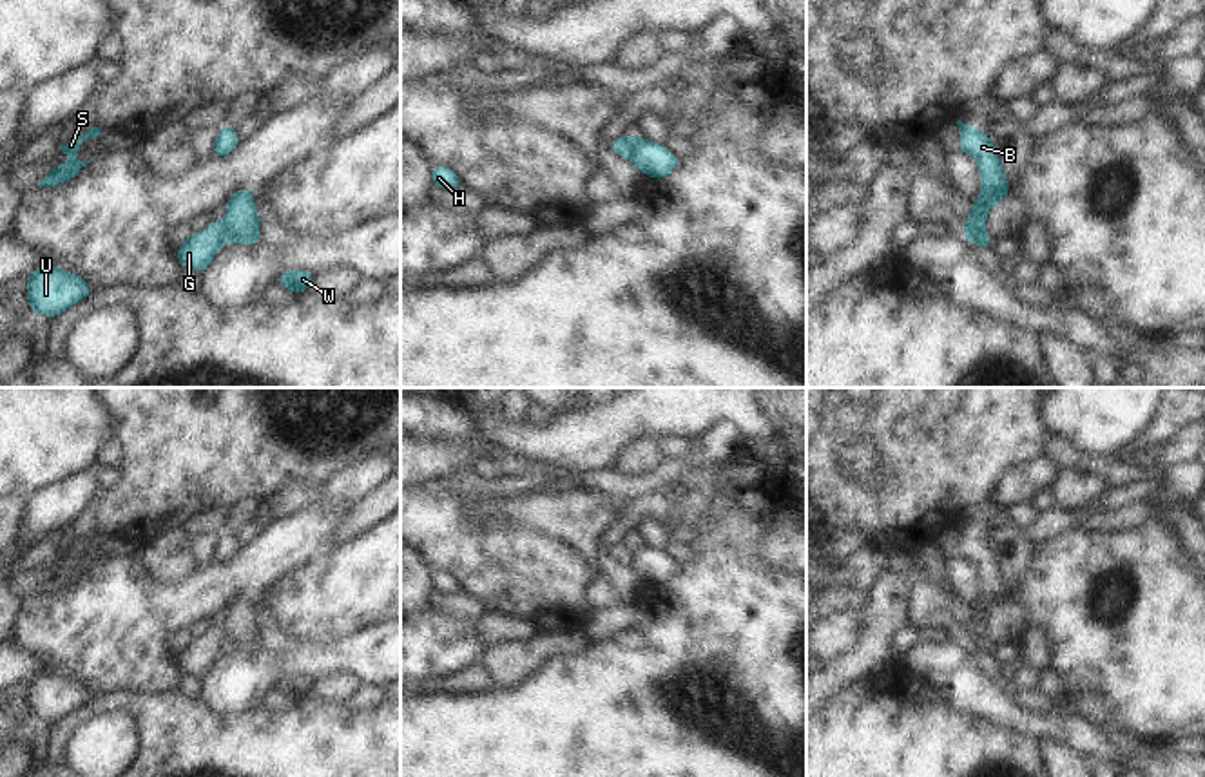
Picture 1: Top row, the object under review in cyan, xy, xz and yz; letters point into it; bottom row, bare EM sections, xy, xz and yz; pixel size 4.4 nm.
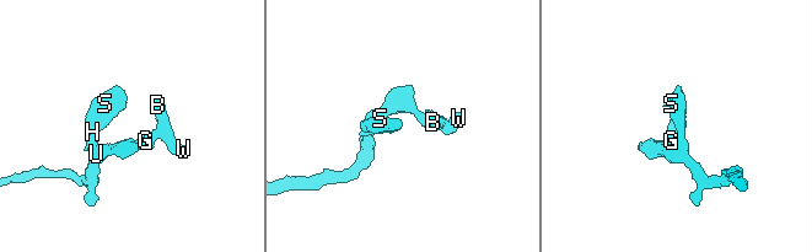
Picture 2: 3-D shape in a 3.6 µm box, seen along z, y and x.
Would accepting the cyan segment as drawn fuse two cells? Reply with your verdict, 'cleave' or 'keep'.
cleave

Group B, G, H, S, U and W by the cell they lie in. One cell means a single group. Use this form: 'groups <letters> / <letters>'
groups B W / G H S U

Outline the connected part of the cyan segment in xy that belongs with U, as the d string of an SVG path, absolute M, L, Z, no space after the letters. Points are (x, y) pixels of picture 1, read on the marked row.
M43 264L27 275L25 293L33 315L43 313L51 321L92 293L89 283L60 266Z

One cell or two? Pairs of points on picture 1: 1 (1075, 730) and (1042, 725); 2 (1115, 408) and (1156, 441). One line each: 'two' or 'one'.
1: one
2: two

